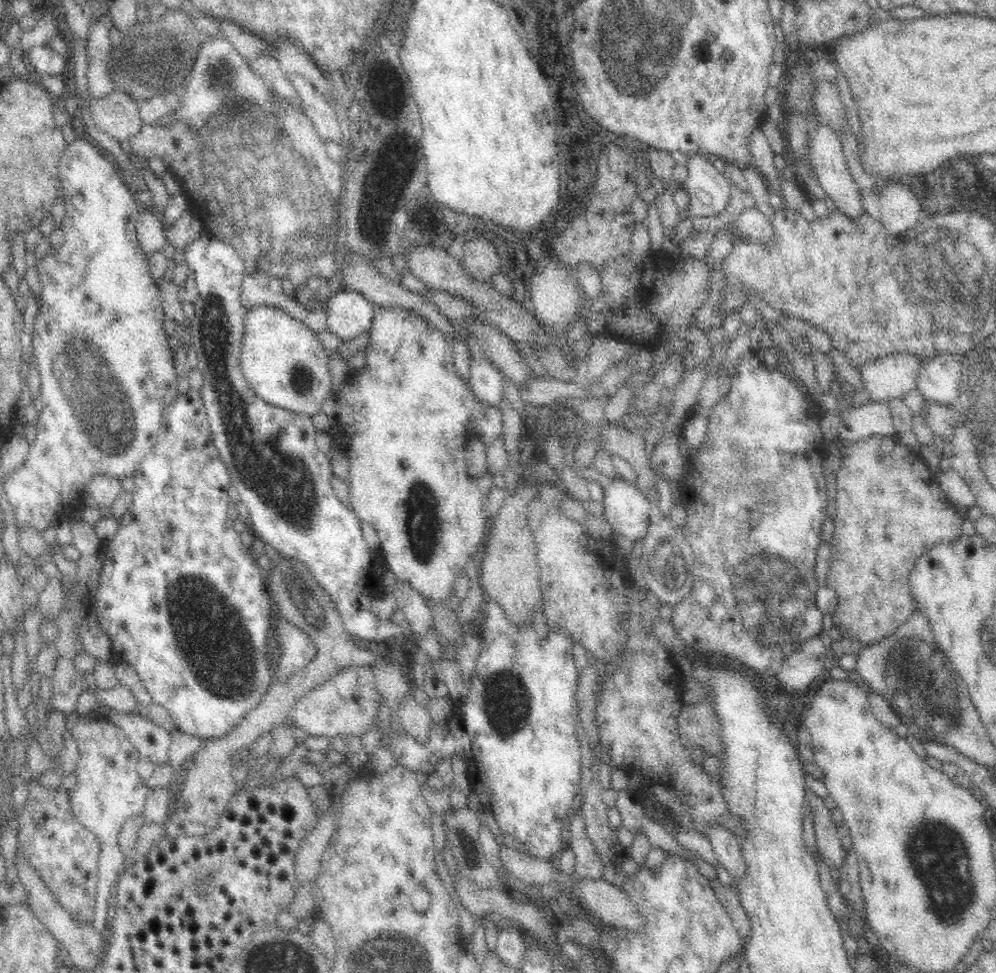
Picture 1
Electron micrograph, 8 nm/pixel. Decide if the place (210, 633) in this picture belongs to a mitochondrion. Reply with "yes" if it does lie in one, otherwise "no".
yes

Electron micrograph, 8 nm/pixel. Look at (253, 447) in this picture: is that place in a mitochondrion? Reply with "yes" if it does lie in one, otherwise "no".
yes

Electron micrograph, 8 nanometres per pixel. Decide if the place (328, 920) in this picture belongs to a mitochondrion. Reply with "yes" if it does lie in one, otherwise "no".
no

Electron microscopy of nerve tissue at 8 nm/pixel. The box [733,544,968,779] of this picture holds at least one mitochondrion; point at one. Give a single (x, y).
(922, 692)

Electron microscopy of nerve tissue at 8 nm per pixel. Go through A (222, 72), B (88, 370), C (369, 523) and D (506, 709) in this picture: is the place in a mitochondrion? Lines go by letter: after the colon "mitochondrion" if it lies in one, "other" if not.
A: mitochondrion
B: mitochondrion
C: other
D: mitochondrion

